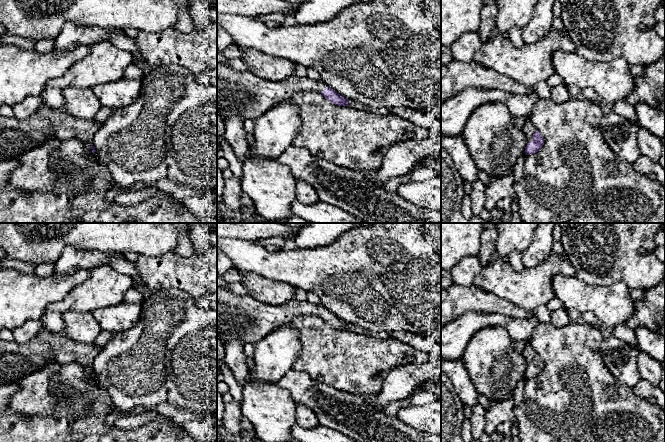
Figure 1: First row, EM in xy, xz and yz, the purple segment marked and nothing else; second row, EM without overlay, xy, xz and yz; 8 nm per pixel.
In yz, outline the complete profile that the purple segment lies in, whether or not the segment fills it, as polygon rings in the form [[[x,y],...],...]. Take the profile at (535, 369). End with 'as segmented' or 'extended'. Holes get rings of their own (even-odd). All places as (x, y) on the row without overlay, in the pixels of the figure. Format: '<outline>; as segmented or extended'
[[[527,343],[522,350],[522,355],[527,361],[527,369],[525,371],[525,378],[537,377],[544,368],[544,362],[540,356],[535,352],[534,348],[530,343]]]; extended

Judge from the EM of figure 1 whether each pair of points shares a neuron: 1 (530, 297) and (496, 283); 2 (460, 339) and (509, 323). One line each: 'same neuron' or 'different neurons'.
1: same neuron
2: same neuron

